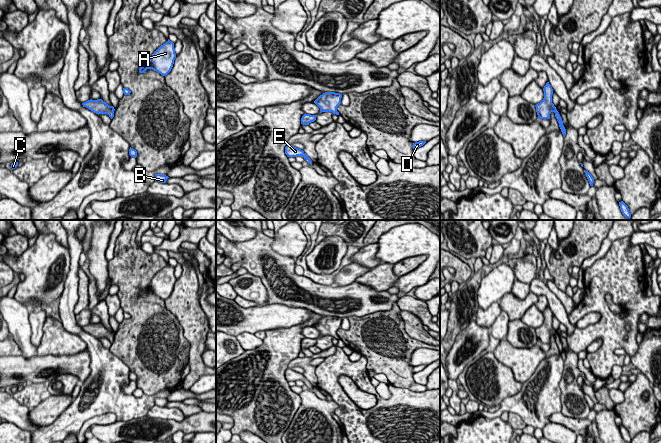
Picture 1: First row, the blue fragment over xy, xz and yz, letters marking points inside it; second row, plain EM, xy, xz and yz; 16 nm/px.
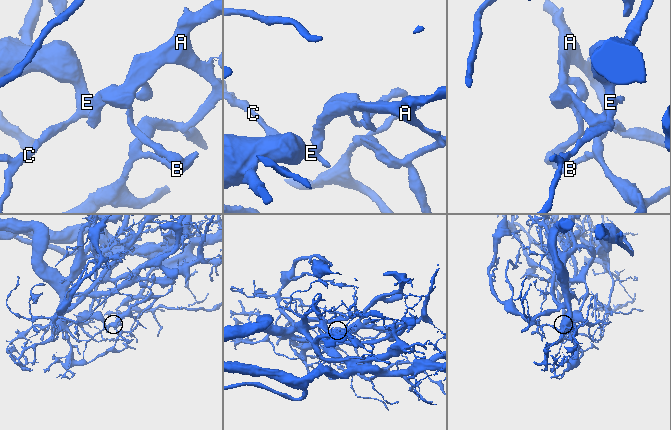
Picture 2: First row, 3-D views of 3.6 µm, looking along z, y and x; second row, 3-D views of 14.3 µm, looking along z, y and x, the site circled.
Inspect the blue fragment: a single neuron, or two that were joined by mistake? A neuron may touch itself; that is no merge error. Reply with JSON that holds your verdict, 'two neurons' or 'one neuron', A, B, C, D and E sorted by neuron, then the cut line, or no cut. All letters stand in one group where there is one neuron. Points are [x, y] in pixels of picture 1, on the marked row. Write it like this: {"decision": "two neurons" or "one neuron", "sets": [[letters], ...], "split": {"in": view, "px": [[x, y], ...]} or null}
{"decision": "two neurons", "sets": [["A", "C", "D", "E"], ["B"]], "split": {"in": "xy", "px": [[113, 112], [112, 116]]}}

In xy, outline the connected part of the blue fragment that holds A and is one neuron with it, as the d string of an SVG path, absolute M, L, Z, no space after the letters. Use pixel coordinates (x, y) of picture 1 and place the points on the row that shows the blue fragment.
M169 39L161 45L151 56L146 65L139 68L139 73L144 73L147 69L152 69L163 76L166 76L172 69L176 58L174 43Z

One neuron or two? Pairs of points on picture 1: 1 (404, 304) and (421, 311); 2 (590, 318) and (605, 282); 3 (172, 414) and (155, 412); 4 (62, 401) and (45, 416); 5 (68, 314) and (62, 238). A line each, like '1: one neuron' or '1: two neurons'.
1: one neuron
2: two neurons
3: one neuron
4: one neuron
5: two neurons

